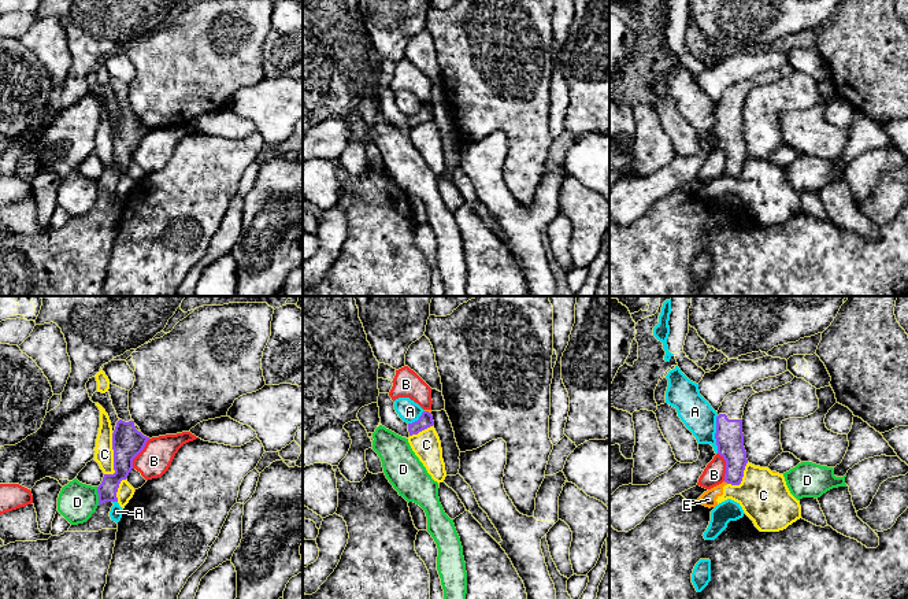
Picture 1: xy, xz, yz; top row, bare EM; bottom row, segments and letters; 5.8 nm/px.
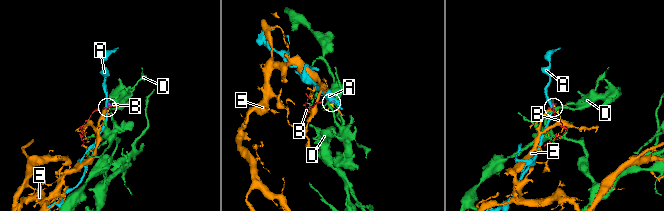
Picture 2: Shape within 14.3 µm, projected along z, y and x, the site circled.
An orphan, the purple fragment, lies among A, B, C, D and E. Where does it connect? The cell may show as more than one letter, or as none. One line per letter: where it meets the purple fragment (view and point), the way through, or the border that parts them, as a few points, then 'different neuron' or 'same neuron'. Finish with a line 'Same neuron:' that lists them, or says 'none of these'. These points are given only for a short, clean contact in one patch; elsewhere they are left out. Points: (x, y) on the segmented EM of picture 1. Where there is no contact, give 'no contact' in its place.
A: meets purple in yz at (715, 435); different neuron
B: meets purple in xy at (139, 453); border along xy (149, 439), (133, 459), (132, 468); different neuron
C: meets purple in xy at (114, 458); border along xy (111, 433), (114, 472), (104, 474); different neuron
D: meets purple in xy at (99, 496); border along xy (96, 487), (99, 505); different neuron
E: meets purple in yz at (726, 481); border along yz (723, 481), (727, 483); different neuron
Same neuron: none of these

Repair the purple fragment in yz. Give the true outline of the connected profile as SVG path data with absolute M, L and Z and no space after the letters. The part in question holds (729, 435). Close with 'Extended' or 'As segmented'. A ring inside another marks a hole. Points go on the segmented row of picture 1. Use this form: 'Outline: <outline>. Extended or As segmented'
Outline: M787 370L777 377L759 380L729 393L718 410L716 445L718 454L726 461L724 482L740 485L748 463L744 447L742 415L748 399L759 392L771 391L790 382L794 376Z. Extended

